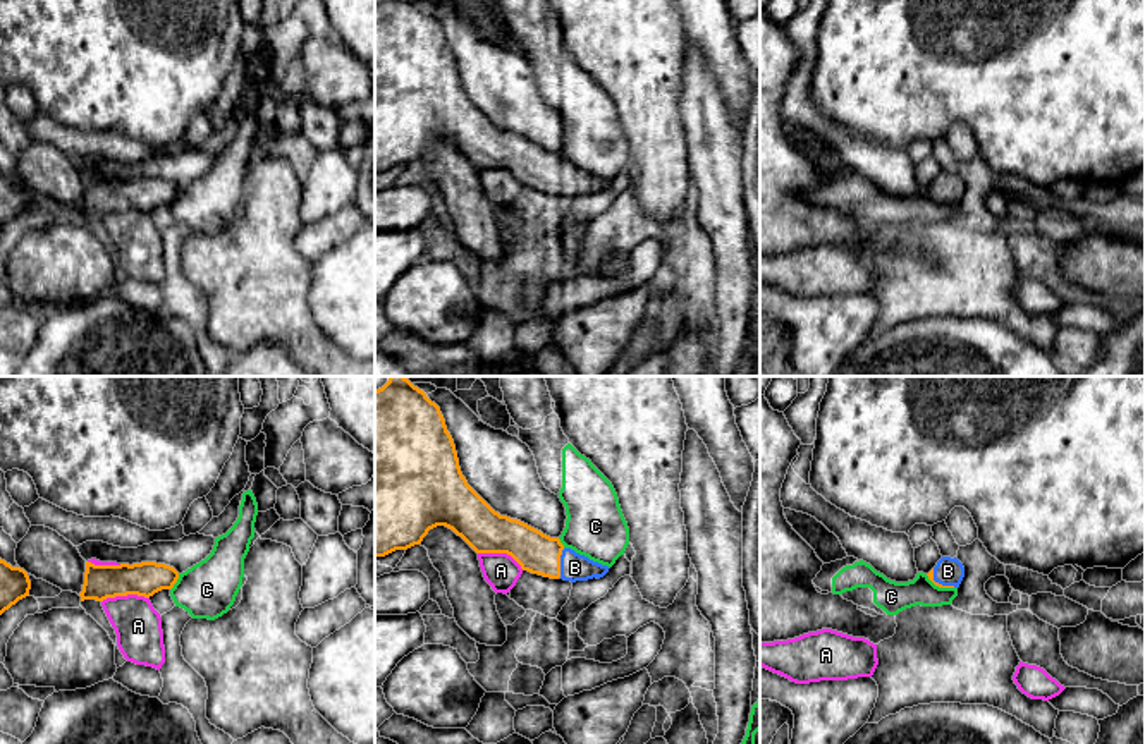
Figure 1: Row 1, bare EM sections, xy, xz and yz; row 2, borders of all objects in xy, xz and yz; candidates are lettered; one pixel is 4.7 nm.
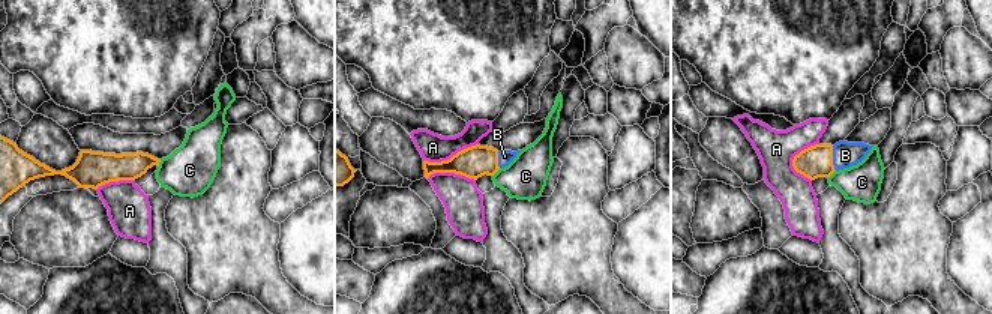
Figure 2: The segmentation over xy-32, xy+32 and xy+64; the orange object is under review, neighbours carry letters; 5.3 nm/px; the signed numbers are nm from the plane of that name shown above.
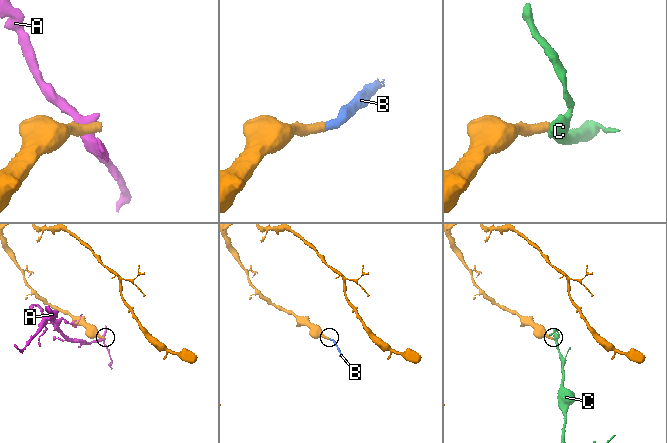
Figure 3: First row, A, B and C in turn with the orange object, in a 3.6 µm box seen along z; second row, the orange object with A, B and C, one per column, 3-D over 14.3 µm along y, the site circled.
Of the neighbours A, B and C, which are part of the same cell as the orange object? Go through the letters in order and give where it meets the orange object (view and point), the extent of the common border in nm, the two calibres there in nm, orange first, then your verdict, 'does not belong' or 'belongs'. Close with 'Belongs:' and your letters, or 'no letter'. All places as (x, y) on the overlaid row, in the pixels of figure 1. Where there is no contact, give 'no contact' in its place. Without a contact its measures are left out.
A: xy (124, 595) | 220 nm | 160/220 nm | does not belong
B: xz (559, 562) | 140 nm | 190/130 nm | belongs
C: xy (176, 581) | 90 nm | 160/260 nm | does not belong
Belongs: B

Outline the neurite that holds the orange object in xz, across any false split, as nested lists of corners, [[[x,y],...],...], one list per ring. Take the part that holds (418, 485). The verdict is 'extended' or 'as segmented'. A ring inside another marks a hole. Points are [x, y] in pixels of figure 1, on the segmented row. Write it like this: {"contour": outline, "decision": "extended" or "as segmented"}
{"contour": [[[390,376],[375,390],[375,557],[419,545],[437,526],[452,529],[476,553],[507,553],[523,570],[550,579],[600,579],[610,569],[566,548],[559,538],[495,512],[462,476],[440,407],[406,376]]], "decision": "extended"}

